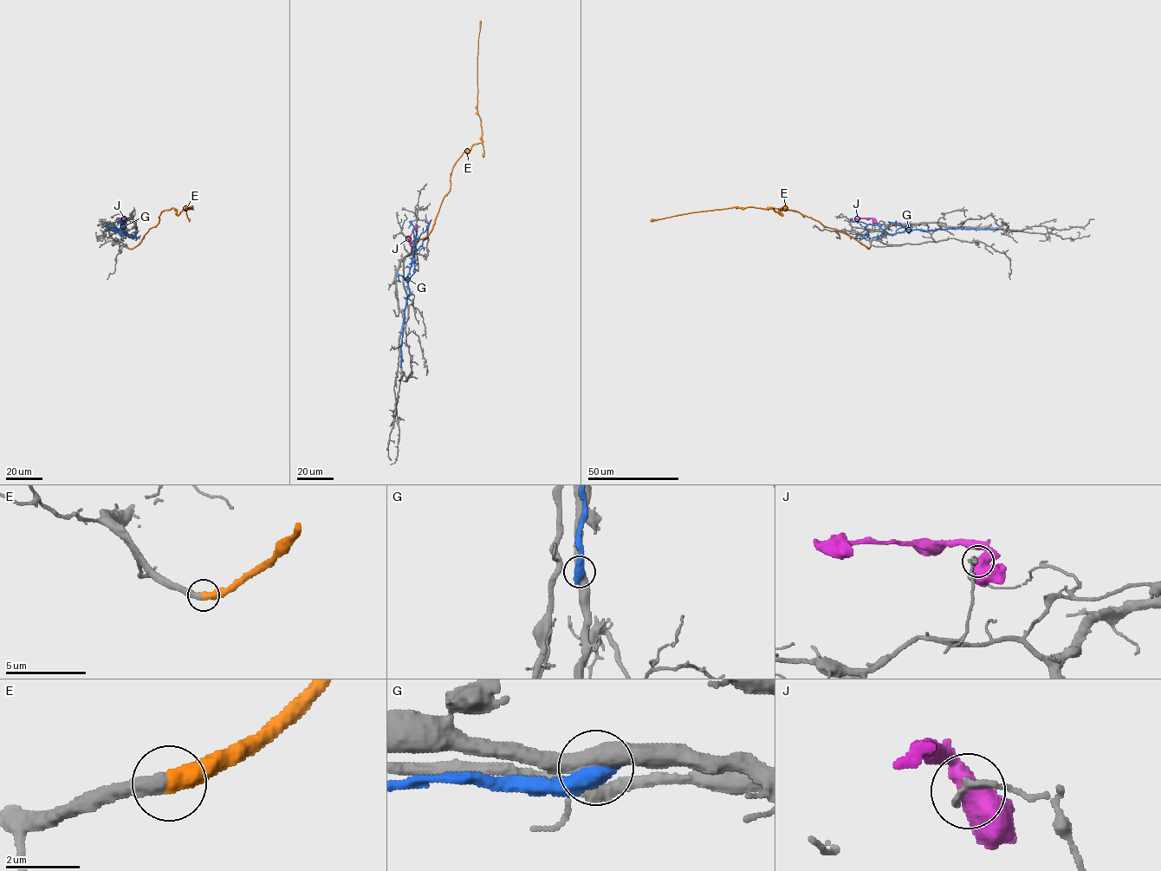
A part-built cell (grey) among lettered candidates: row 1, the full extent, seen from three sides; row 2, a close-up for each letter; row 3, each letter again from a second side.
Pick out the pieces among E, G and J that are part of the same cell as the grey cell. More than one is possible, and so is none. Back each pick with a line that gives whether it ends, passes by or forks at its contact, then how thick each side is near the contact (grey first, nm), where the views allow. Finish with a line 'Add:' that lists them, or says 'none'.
E: it ends | 440/500 nm
Add: E

